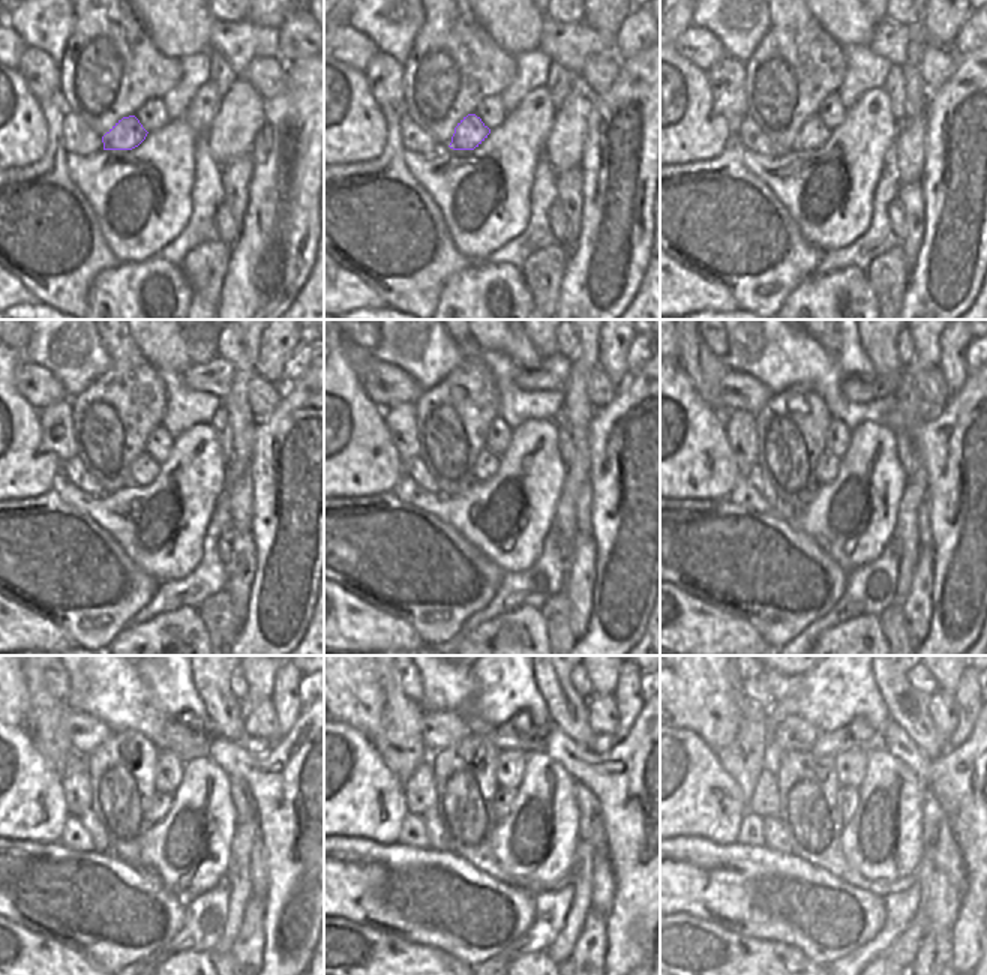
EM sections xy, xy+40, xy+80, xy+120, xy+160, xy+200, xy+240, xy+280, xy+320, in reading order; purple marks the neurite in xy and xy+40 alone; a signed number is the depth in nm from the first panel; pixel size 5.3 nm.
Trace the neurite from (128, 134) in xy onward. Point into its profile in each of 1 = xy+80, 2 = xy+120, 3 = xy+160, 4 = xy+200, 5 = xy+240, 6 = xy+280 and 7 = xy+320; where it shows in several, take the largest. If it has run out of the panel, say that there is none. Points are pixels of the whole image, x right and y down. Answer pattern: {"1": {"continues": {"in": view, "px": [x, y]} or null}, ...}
{"1": {"continues": {"in": "xy+80", "px": [813, 134]}}, "2": {"continues": {"in": "xy+120", "px": [144, 468]}}, "3": {"continues": {"in": "xy+160", "px": [486, 465]}}, "4": {"continues": {"in": "xy+200", "px": [828, 464]}}, "5": {"continues": {"in": "xy+240", "px": [161, 803]}}, "6": {"continues": {"in": "xy+280", "px": [501, 803]}}, "7": {"continues": {"in": "xy+320", "px": [849, 795]}}}

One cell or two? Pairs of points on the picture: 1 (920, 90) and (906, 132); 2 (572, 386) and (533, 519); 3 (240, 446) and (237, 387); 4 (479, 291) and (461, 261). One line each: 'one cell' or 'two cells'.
1: two cells
2: two cells
3: one cell
4: two cells

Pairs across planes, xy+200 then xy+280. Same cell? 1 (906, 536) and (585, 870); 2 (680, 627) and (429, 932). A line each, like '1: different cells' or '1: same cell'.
1: same cell
2: different cells

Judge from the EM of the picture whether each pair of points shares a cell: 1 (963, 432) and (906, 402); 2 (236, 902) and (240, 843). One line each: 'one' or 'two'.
1: two
2: one

